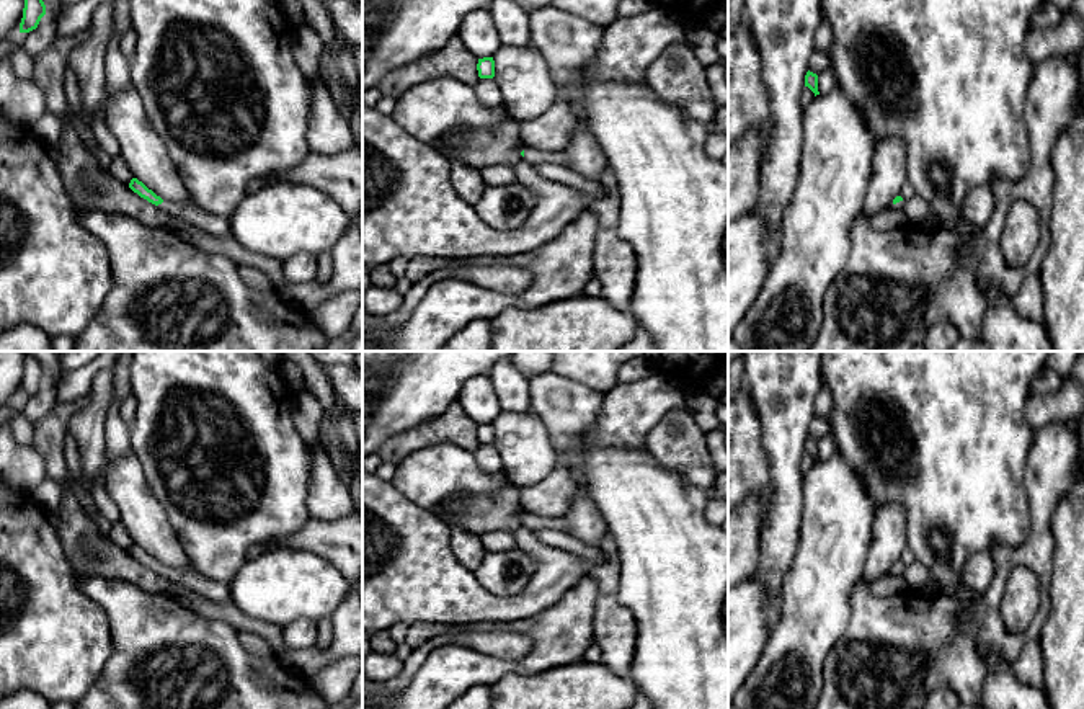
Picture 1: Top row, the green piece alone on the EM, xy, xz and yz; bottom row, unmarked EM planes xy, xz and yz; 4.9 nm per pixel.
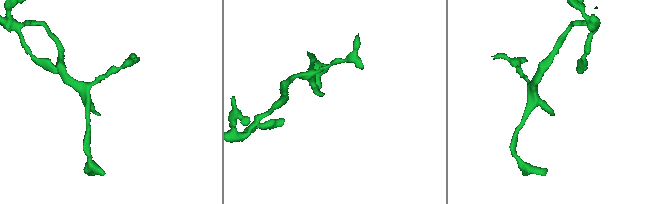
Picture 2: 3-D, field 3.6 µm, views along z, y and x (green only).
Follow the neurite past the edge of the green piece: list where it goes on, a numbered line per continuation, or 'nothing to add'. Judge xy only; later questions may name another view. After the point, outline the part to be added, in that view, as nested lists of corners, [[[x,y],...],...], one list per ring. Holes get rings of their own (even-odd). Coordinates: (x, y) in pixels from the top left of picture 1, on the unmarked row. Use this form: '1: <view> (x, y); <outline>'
1: xy (191, 579); [[[163,567],[158,573],[165,575],[167,578],[173,580],[175,583],[186,586],[193,593],[211,600],[211,601],[232,601],[230,588],[227,583],[220,583],[215,580],[207,578],[194,567],[184,570],[175,570]]]

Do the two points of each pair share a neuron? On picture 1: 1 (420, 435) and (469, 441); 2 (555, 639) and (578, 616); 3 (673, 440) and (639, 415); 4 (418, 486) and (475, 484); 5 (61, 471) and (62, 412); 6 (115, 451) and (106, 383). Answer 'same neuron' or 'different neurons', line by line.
1: same neuron
2: same neuron
3: different neurons
4: same neuron
5: same neuron
6: different neurons

